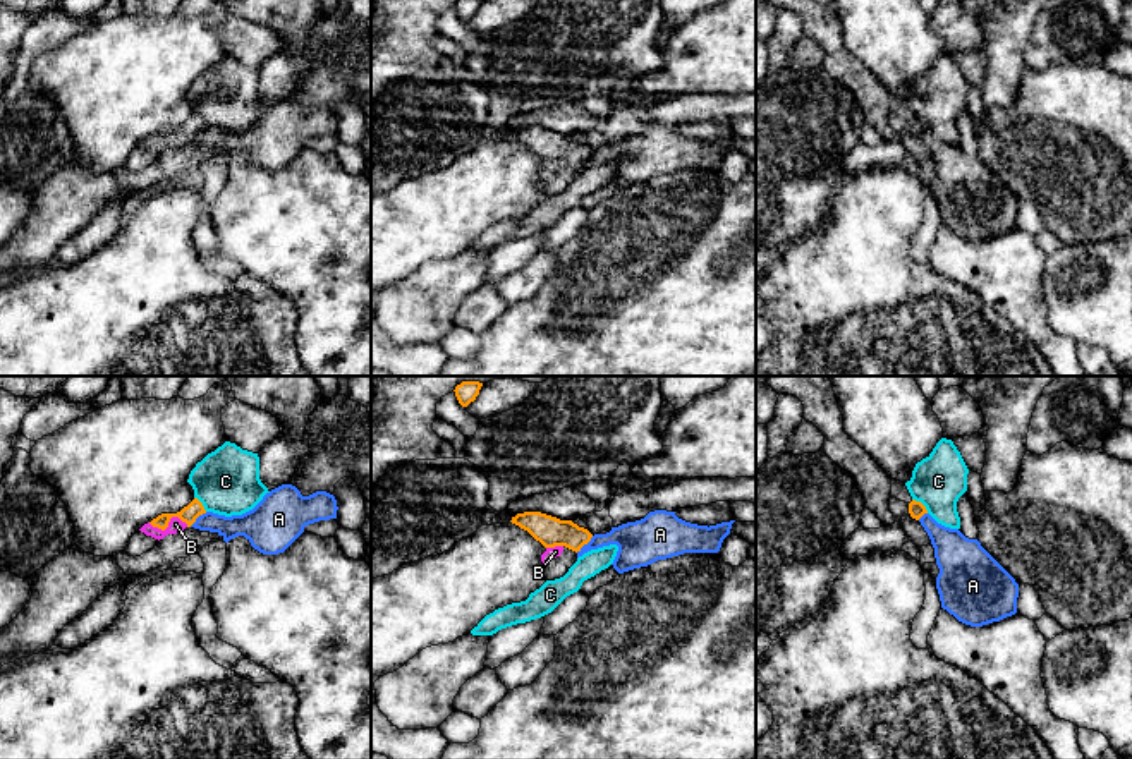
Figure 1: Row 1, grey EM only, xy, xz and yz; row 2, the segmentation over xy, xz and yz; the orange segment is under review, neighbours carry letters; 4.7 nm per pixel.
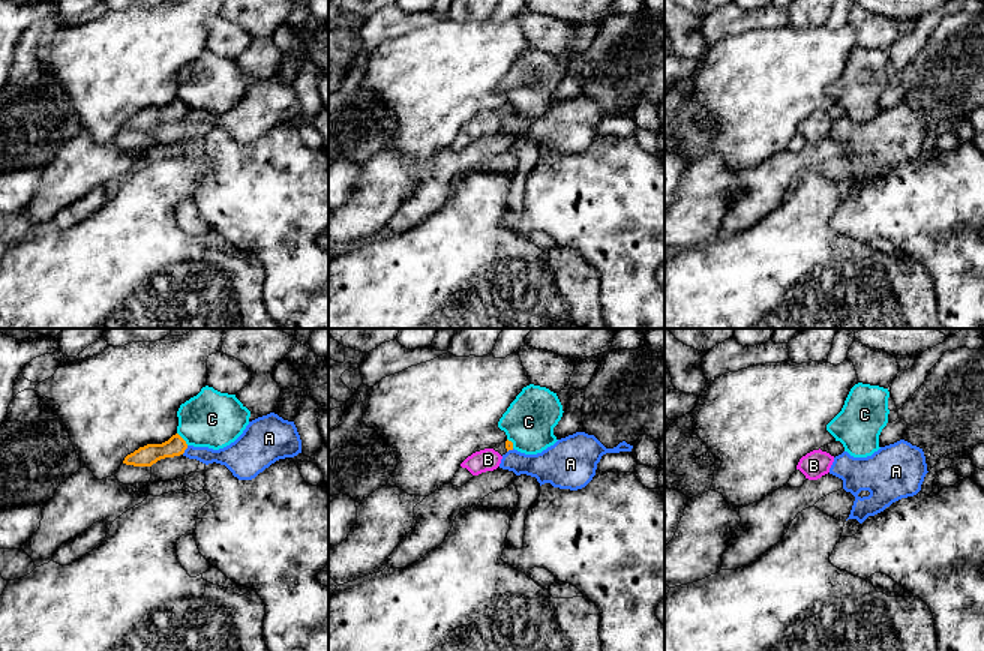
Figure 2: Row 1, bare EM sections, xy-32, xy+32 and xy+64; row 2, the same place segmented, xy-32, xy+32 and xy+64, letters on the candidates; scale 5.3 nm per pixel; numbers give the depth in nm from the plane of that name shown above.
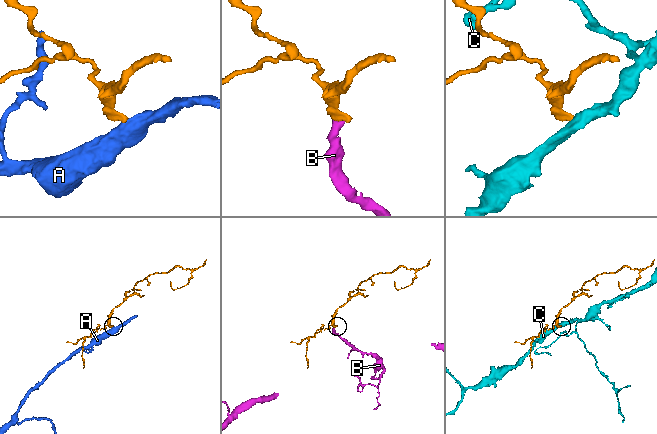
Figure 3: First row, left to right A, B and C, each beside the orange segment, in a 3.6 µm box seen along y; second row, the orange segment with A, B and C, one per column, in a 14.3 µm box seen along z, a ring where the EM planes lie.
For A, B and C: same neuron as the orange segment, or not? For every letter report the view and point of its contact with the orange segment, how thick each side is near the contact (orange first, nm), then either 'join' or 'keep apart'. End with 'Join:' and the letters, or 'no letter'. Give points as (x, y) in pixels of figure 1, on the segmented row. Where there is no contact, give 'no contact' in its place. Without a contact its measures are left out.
A: meets orange in xz at (584, 543); 140 nm thick on the orange side, 190 nm on the other; keep apart
B: meets orange in xy at (167, 522); 80 nm thick on the orange side, 70 nm on the other; join
C: meets orange in yz at (921, 503); 80 nm thick on the orange side, 240 nm on the other; keep apart
Join: B

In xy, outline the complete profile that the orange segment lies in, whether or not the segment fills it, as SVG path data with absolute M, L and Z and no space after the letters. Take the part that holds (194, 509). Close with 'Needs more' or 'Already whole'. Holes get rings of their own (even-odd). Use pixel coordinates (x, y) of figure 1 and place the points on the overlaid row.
M194 498L187 507L177 513L161 513L151 522L144 524L139 531L155 539L163 539L168 534L177 534L191 527L199 515L206 513L203 503Z. Needs more

